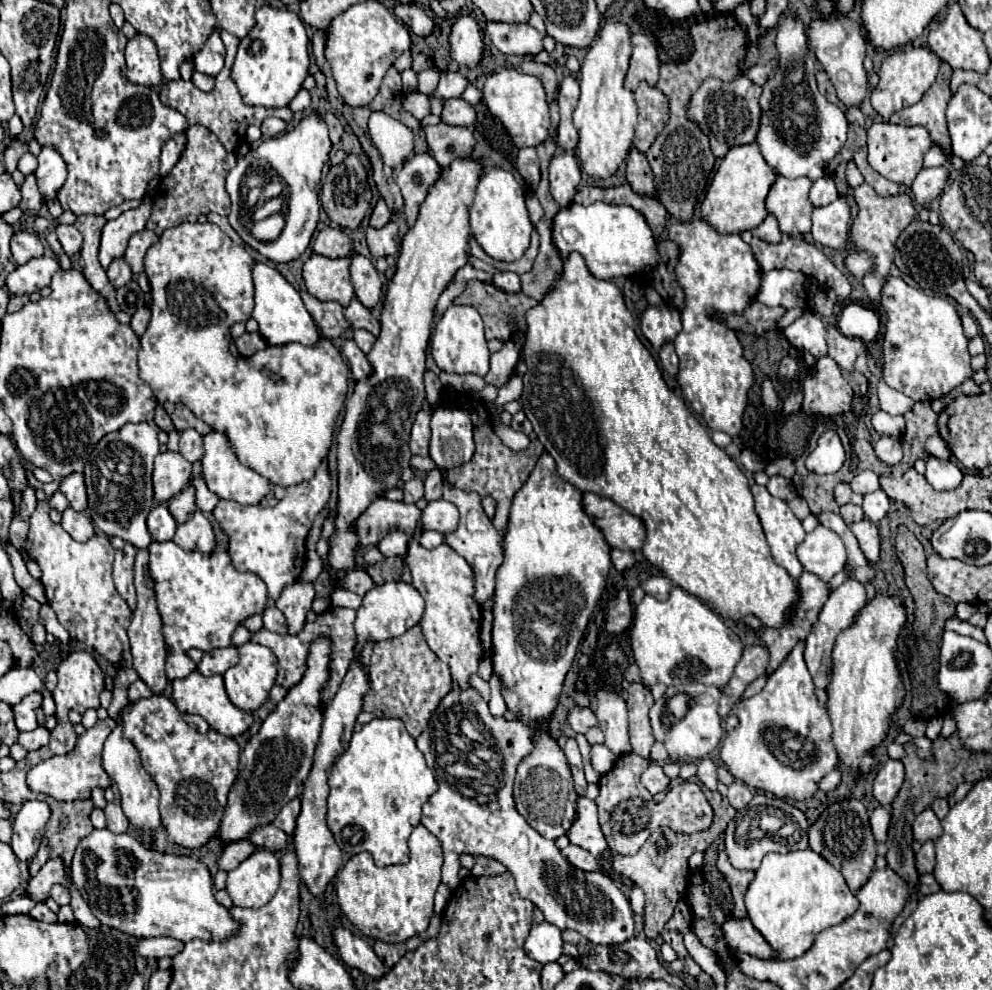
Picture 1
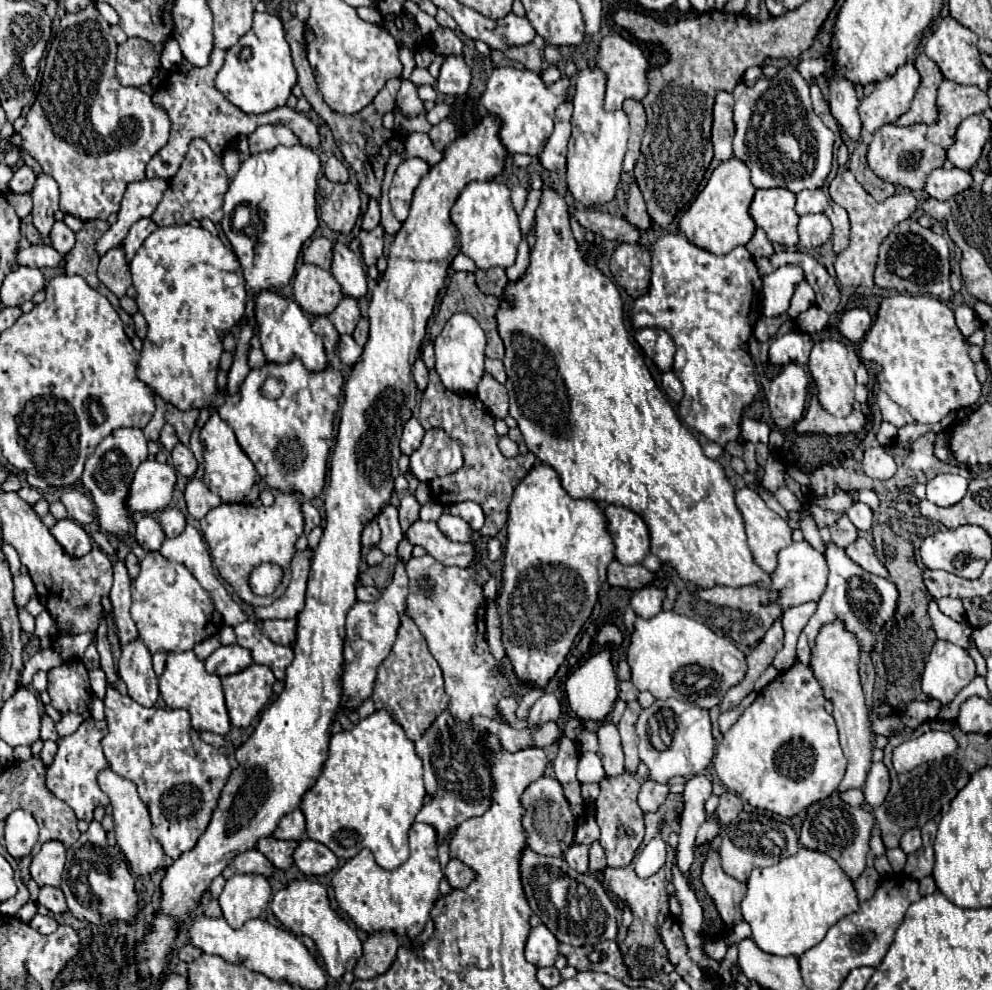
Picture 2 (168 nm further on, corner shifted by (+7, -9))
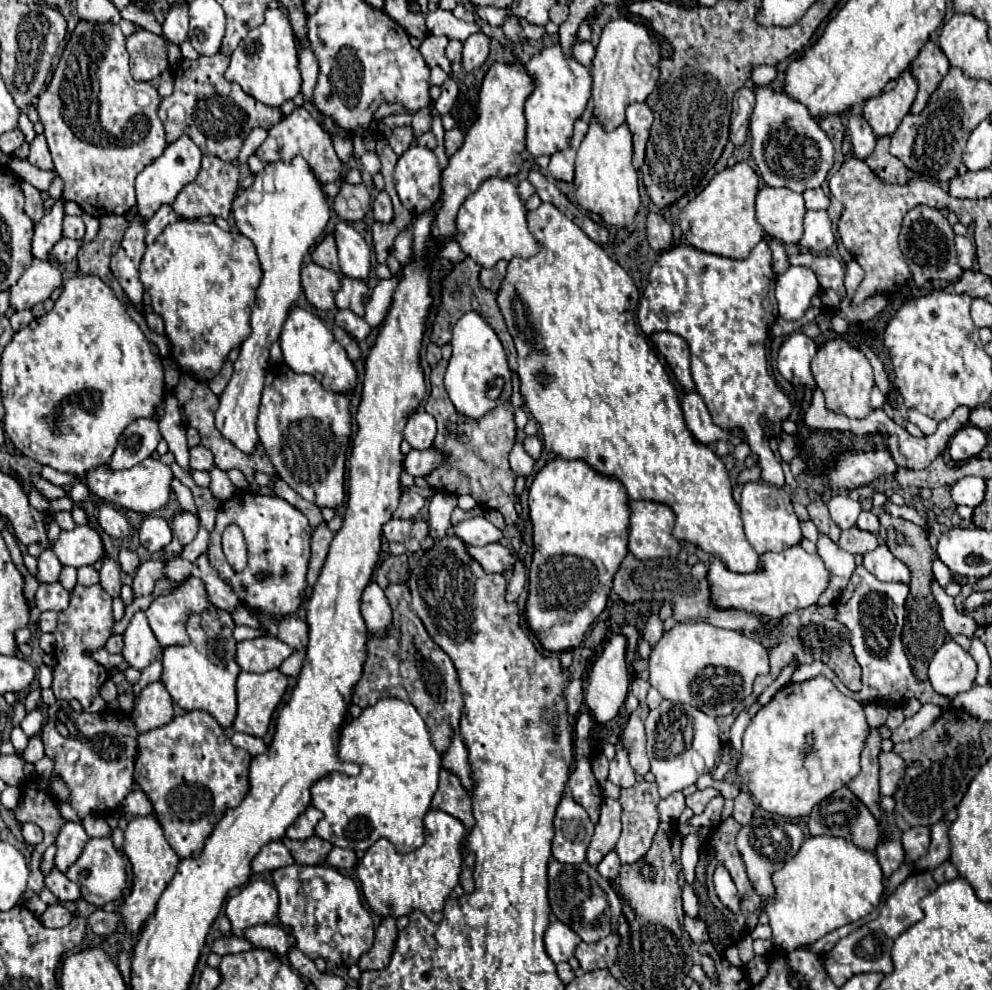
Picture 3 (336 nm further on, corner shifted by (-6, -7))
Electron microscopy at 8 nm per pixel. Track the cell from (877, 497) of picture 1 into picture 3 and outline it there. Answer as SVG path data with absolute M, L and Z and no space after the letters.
M863 510L863 512L859 514L857 526L859 526L861 530L867 530L867 532L877 532L877 530L879 530L879 518L877 518L871 510Z

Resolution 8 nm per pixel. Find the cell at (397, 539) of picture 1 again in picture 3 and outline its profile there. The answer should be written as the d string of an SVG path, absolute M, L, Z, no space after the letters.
M407 490L407 492L403 492L399 508L395 510L393 516L395 518L403 518L403 520L411 520L411 518L415 518L419 514L419 510L423 508L423 504L425 504L425 500L417 492Z

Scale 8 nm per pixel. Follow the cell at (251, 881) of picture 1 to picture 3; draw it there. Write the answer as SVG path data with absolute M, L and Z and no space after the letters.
M251 880L241 888L237 896L231 896L225 906L225 914L231 920L233 934L243 936L243 930L257 924L269 924L275 920L279 908L279 896L271 882Z

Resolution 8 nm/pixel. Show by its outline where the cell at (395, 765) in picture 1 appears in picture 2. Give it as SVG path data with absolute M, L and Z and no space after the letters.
M376 710L368 718L362 718L352 730L344 730L332 736L322 776L302 798L306 836L328 846L338 858L346 860L356 856L366 846L372 850L376 862L382 868L394 870L408 860L408 830L422 808L424 794L422 760L416 754L414 742L406 736L404 728L392 720L390 712Z

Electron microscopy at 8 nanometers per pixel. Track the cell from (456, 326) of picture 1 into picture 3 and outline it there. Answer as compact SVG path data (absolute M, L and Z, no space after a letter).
M467 312L459 318L453 328L451 346L453 356L445 374L445 390L461 414L481 418L485 412L511 398L511 370L507 366L501 340L477 312Z

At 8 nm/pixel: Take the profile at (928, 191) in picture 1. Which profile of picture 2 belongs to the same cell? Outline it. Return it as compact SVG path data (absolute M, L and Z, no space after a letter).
M936 168L924 186L924 190L936 200L948 200L966 188L972 188L974 180L968 170L960 168Z

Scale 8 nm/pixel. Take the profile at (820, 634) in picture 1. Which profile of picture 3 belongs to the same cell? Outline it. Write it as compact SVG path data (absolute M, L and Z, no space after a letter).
M869 728L863 752L861 752L861 772L847 784L847 788L873 812L875 818L881 818L877 806L879 800L879 752L881 752L881 734L879 728Z

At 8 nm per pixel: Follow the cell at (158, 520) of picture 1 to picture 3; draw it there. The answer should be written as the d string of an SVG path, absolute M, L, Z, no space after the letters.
M145 516L139 528L139 540L149 552L159 552L171 542L171 528L165 518Z

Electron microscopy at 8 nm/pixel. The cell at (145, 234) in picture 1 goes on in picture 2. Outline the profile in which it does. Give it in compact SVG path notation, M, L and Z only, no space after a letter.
M142 218L142 220L138 220L138 222L130 228L130 232L128 232L128 236L126 236L124 244L122 244L128 262L134 258L136 250L142 246L142 242L144 242L156 228L158 228L158 224L152 222L150 218Z

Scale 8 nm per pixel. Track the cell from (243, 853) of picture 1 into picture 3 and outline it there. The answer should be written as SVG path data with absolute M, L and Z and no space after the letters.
M277 840L277 842L269 842L261 848L261 852L251 862L251 872L253 874L273 872L277 868L291 866L291 864L293 864L293 858L291 858L289 850L285 848L285 844L281 840Z

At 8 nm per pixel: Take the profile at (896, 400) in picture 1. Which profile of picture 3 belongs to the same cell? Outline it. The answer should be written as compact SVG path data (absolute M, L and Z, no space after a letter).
M909 410L909 422L913 422L923 434L933 434L937 430L937 422L917 410Z

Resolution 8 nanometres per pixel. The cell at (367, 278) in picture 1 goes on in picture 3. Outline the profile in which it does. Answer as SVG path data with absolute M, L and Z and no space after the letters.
M339 222L335 226L335 240L339 250L341 272L347 278L367 280L371 270L371 248L363 240L363 236L347 222Z

